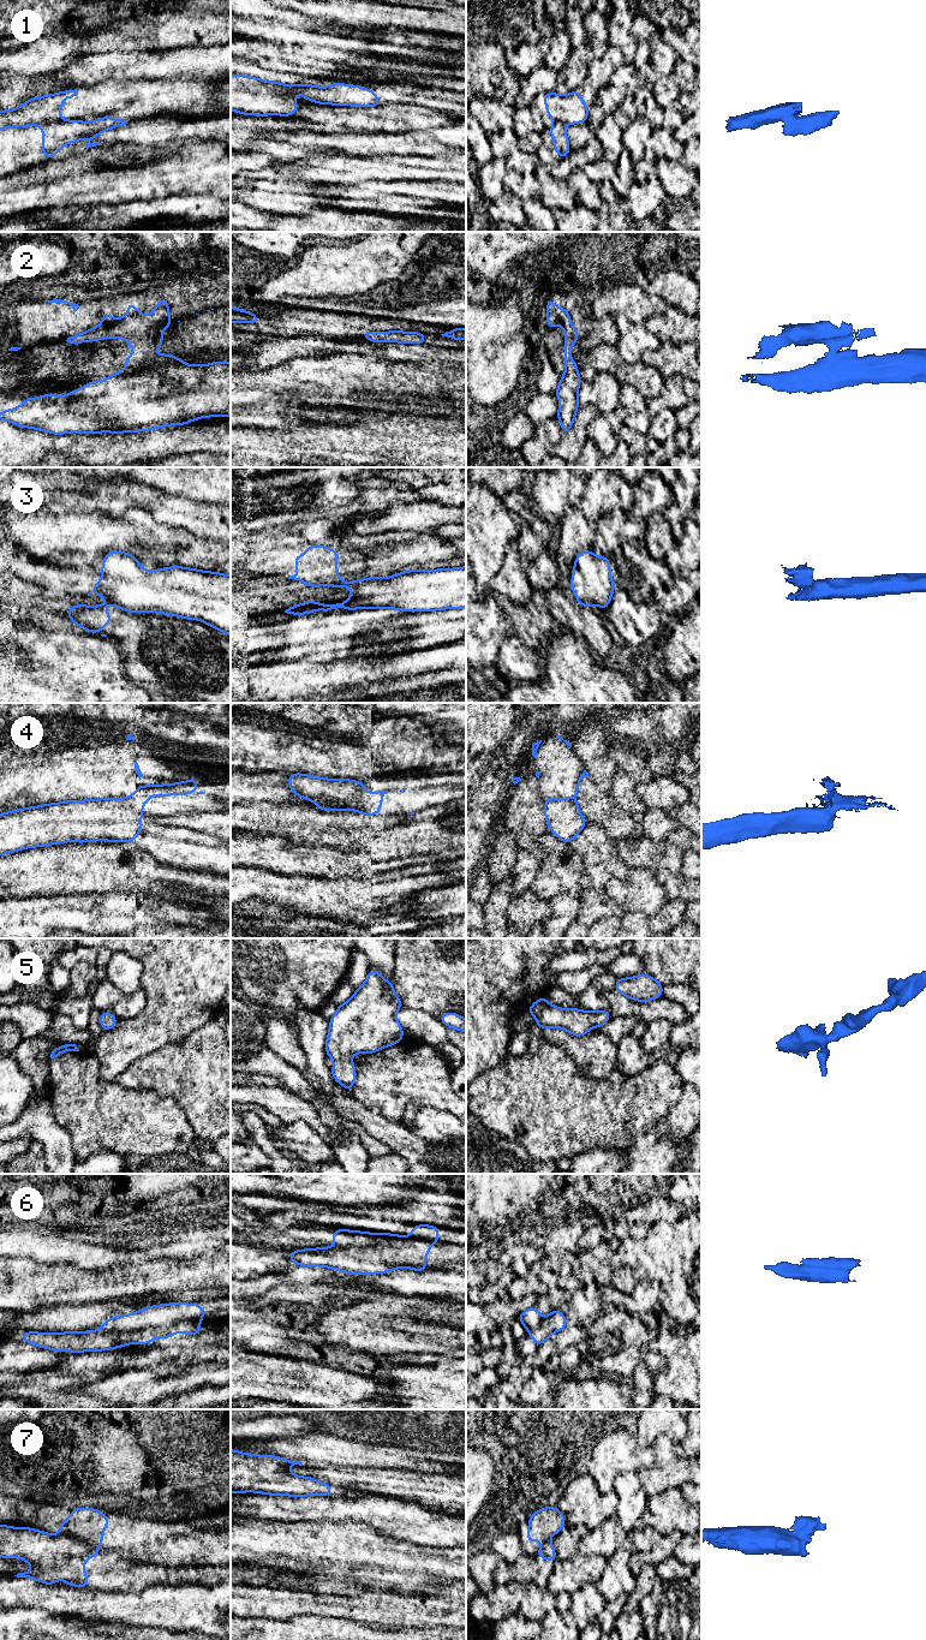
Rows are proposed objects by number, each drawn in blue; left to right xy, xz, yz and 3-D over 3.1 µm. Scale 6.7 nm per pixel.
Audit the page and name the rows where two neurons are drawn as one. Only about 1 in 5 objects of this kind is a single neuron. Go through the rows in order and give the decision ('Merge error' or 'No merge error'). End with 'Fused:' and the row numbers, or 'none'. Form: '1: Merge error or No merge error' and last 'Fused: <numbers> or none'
1: Merge error
2: Merge error
3: Merge error
4: Merge error
5: No merge error
6: Merge error
7: Merge error
Fused: 1, 2, 3, 4, 6, 7

